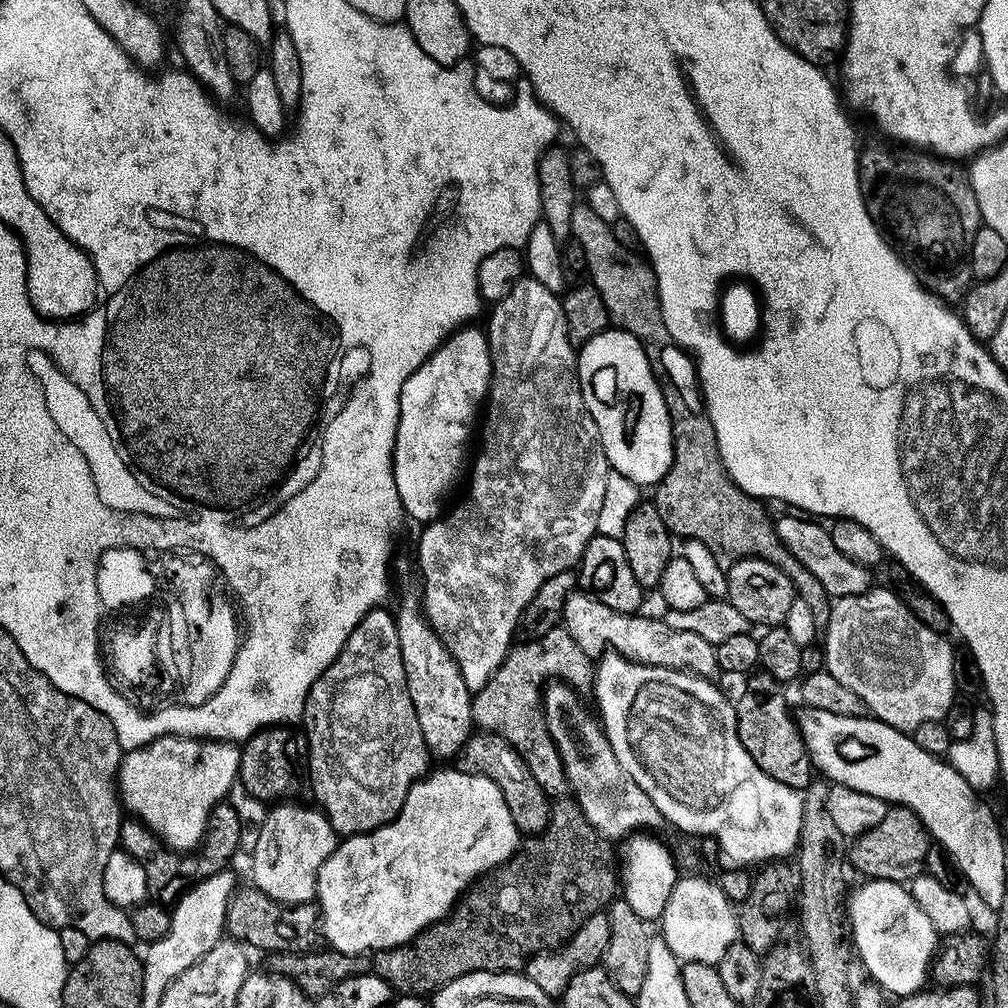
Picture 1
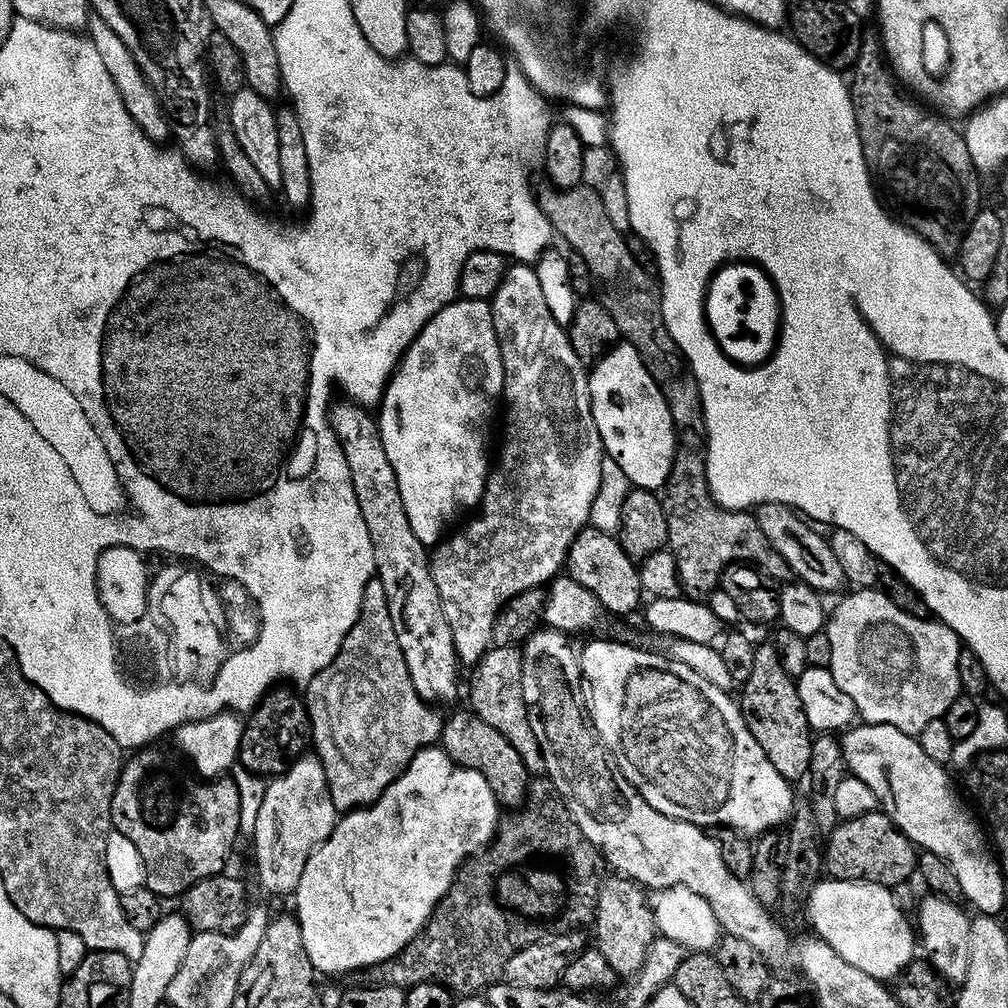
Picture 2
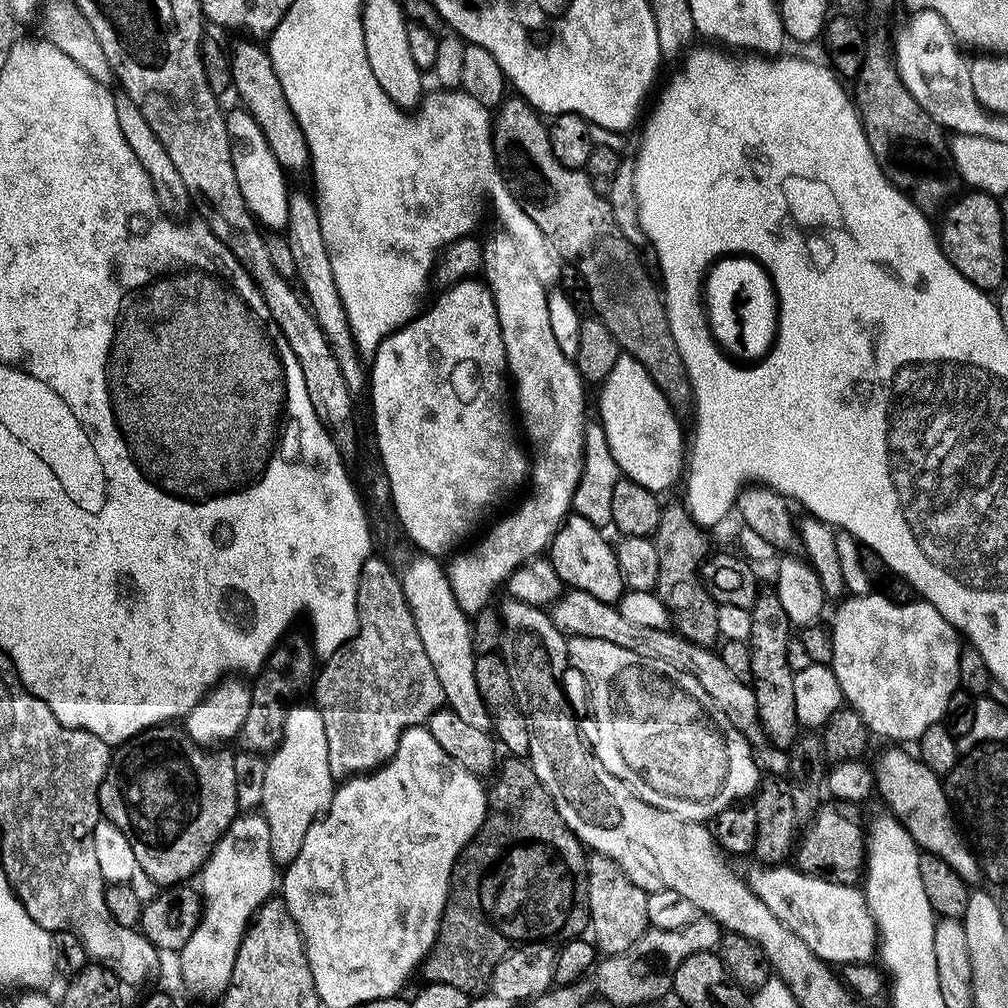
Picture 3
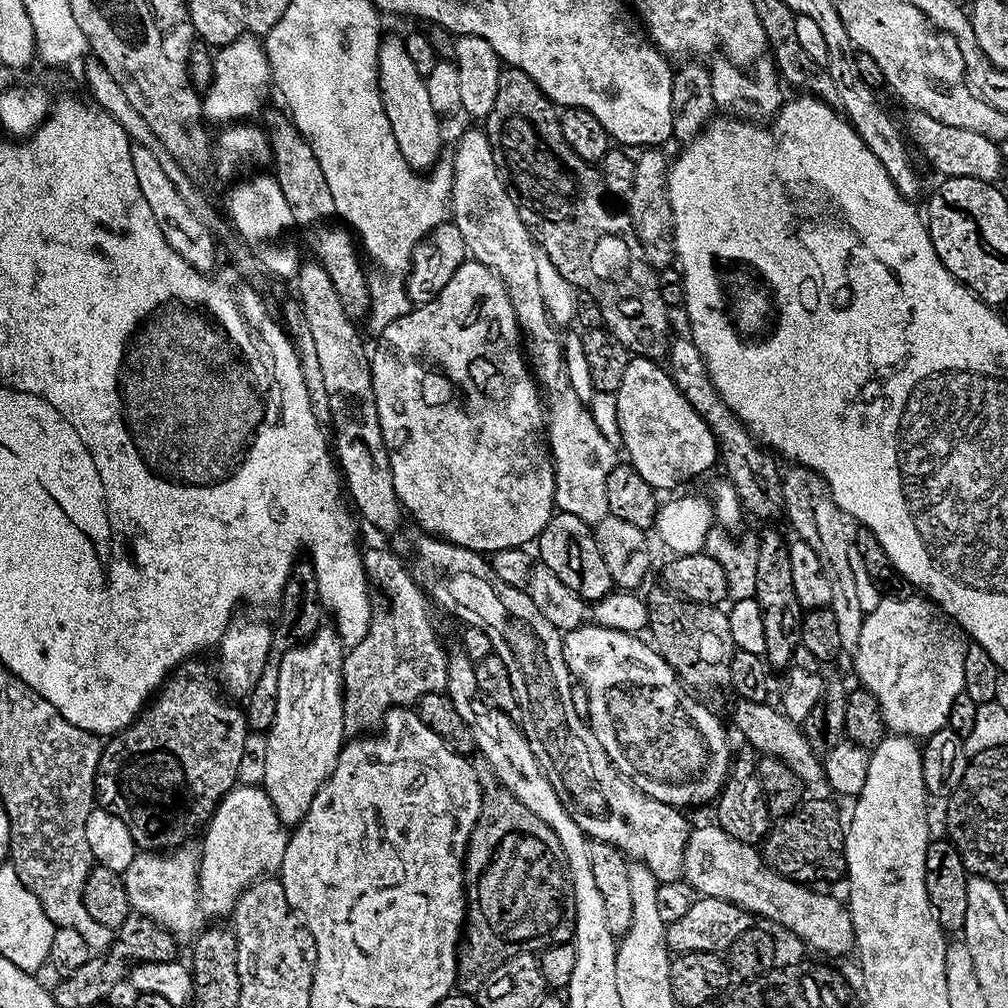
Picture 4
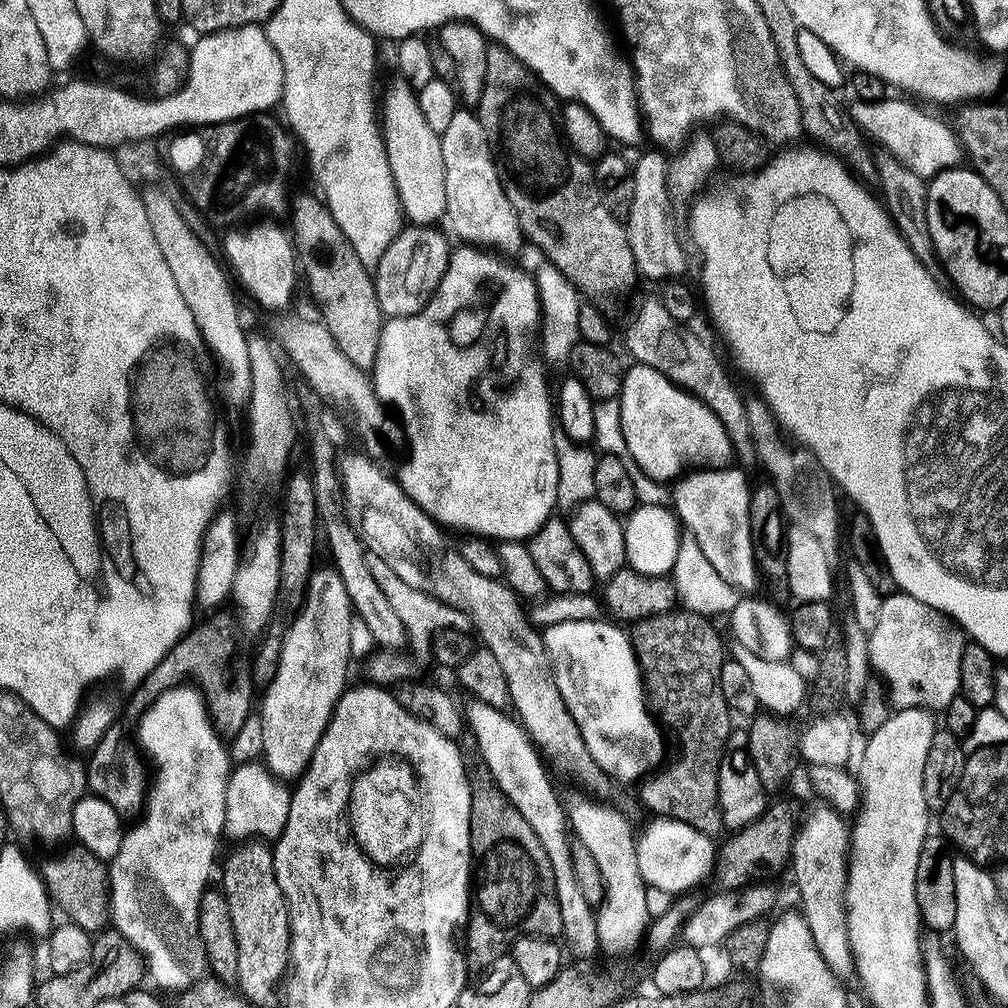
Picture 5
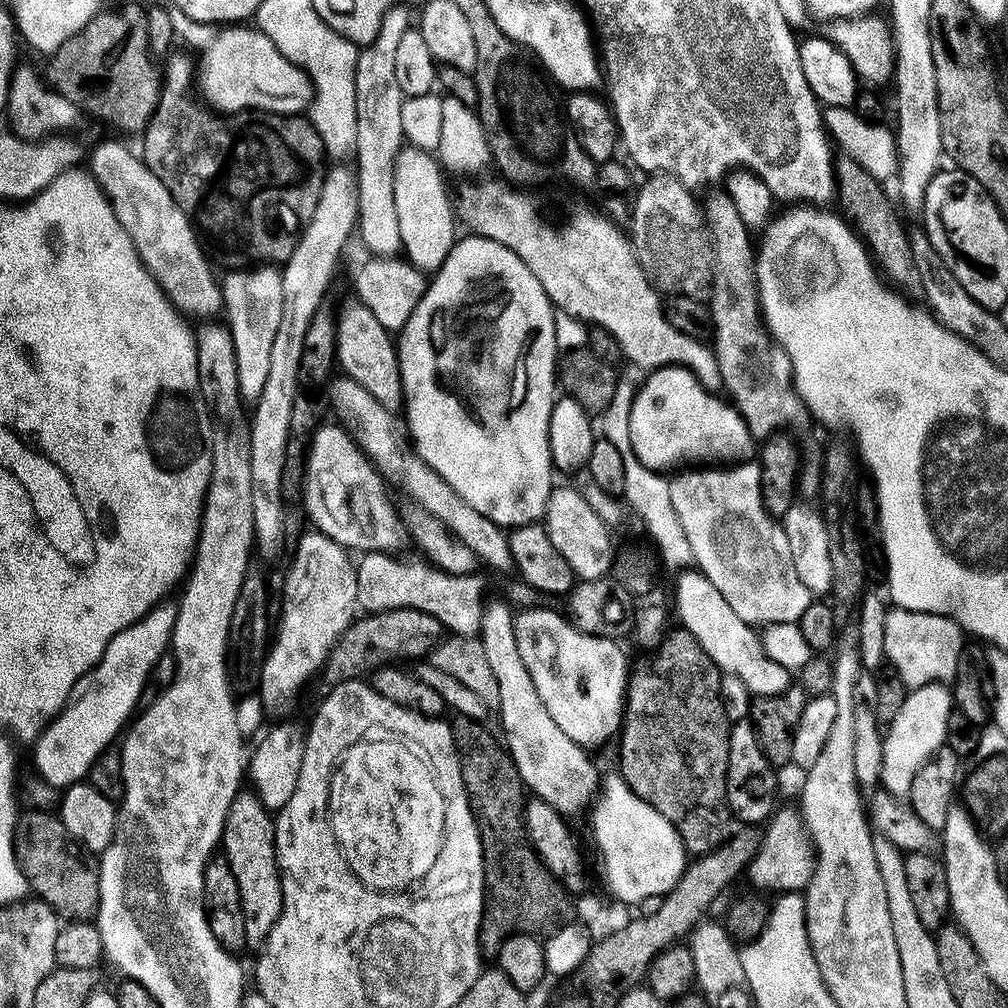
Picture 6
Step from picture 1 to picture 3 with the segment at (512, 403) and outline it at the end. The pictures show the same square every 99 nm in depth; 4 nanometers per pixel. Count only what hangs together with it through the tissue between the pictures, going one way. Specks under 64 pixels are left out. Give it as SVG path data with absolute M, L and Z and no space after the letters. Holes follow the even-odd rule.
M503 230L497 233L497 236L490 237L484 244L482 276L488 287L492 289L494 306L498 310L498 322L502 330L502 342L508 359L508 372L511 379L512 376L516 379L516 408L520 411L520 420L524 423L524 432L528 435L529 446L532 447L530 483L527 485L528 497L513 512L506 513L481 538L480 544L474 545L469 552L457 551L447 561L446 573L450 590L454 592L454 598L461 610L469 614L481 612L489 607L488 599L495 594L499 584L501 587L507 582L510 574L514 574L514 570L518 570L527 560L537 559L541 554L549 551L557 530L572 512L574 490L582 478L584 465L585 381L581 380L580 371L576 369L574 360L562 354L561 347L554 340L553 331L550 330L547 309L549 289L538 278L538 274L534 274L534 266L530 266L526 254L521 252L514 237Z

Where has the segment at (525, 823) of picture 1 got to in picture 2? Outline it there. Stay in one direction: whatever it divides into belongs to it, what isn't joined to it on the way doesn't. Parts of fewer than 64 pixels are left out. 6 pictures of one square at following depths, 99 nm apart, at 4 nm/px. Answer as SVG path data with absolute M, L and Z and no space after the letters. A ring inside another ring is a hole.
M456 712L449 720L445 719L438 744L456 764L470 770L478 770L478 774L486 778L490 790L505 809L515 810L523 804L524 797L528 794L530 779L527 766L522 762L522 758L518 758L518 750L514 750L514 746L510 746L510 742L506 742L506 738L502 738L502 734L494 730L494 726L482 722L482 718L478 718L475 712Z

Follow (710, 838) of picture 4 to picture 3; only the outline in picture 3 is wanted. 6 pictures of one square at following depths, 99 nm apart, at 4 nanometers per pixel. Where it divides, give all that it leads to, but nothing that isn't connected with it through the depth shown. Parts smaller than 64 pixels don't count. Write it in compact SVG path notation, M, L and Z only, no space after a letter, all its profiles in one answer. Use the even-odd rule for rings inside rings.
M795 866L755 867L746 875L748 887L774 918L781 920L802 938L802 942L806 942L806 946L810 946L819 960L832 966L843 966L868 962L877 955L876 923L859 887L808 876Z

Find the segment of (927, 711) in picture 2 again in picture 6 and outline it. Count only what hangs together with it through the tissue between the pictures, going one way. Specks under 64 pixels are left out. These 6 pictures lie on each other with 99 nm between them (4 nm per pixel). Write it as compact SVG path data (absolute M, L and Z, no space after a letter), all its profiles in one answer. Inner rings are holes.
M889 607L886 614L886 646L884 654L891 671L900 677L905 689L927 684L943 684L956 675L958 658L966 643L966 633L959 622L942 614L915 612Z

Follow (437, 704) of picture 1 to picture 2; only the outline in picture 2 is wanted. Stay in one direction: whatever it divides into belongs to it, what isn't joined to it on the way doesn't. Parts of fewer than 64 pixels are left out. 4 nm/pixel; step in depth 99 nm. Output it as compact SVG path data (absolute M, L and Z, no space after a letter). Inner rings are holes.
M355 402L343 403L331 409L332 432L350 466L354 498L358 498L358 510L362 510L362 522L366 522L366 534L370 534L370 546L374 546L376 576L382 582L382 590L386 590L390 622L394 622L398 650L402 650L406 670L410 670L412 689L425 702L452 700L460 684L461 669L452 631L442 610L442 598L438 586L434 586L429 549L410 530L410 518L406 518L406 506L402 506L402 494L398 494L394 466L390 466L390 458L386 458L382 446L377 417Z

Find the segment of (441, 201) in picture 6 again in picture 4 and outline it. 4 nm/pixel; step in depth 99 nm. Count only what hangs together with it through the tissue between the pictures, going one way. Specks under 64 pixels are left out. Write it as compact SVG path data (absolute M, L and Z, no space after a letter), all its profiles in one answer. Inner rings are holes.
M381 39L376 54L376 85L380 91L380 101L386 110L394 142L398 144L402 158L414 170L427 169L437 159L436 151L440 148L442 120L430 106L430 96L426 91L424 77L421 72L414 70L414 62L406 54L403 39Z

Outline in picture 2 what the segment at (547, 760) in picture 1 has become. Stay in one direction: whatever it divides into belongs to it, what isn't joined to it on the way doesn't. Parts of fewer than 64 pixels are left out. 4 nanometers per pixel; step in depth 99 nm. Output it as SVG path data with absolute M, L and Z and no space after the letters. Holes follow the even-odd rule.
M489 647L479 664L471 669L472 681L468 684L468 700L471 711L476 713L482 722L494 726L514 750L518 750L518 758L527 766L529 773L544 772L542 750L538 746L538 738L534 738L534 730L530 730L530 718L526 714L526 702L522 698L522 682L520 681L521 649Z

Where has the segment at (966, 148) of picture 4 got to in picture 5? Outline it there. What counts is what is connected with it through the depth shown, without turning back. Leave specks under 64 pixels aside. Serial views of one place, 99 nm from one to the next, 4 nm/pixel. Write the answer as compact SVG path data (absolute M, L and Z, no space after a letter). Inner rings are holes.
M860 100L853 106L850 120L869 141L877 140L887 155L919 176L931 178L961 163L962 149L955 131L949 125L947 128L938 117L904 100Z

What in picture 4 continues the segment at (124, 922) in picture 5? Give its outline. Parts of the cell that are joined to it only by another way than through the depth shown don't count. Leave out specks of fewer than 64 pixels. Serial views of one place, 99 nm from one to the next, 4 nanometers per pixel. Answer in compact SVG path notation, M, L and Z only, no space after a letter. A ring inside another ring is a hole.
M144 850L141 851L139 854L137 854L135 857L133 857L132 861L130 862L130 866L125 869L125 871L122 873L122 881L123 881L123 887L125 890L126 898L128 899L128 907L131 909L133 913L137 917L150 920L154 924L159 924L161 926L173 926L172 924L176 924L180 920L180 915L183 914L184 911L187 910L187 908L193 908L195 909L198 904L198 868L195 863L192 864L188 860L183 860L180 856L166 856L170 854L157 854L155 851L152 850Z

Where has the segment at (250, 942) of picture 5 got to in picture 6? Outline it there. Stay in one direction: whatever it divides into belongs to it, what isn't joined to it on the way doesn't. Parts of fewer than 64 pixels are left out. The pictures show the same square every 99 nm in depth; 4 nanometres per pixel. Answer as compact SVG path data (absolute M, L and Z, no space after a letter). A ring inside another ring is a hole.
M241 790L230 802L222 837L222 854L238 878L238 894L242 894L242 914L246 918L246 938L262 942L278 922L284 909L280 885L280 865L276 863L276 822L273 813L251 790Z

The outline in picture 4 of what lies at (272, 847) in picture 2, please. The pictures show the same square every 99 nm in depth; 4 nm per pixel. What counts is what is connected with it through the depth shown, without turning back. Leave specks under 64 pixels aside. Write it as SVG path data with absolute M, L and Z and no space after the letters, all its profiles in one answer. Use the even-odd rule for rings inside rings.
M317 628L309 640L297 643L280 658L274 722L266 733L266 768L262 787L270 802L274 802L274 810L285 826L295 826L303 820L314 794L334 770L336 759L340 757L340 749L346 740L344 697L340 682L340 665L344 663L345 649L334 635L333 629L328 628Z

